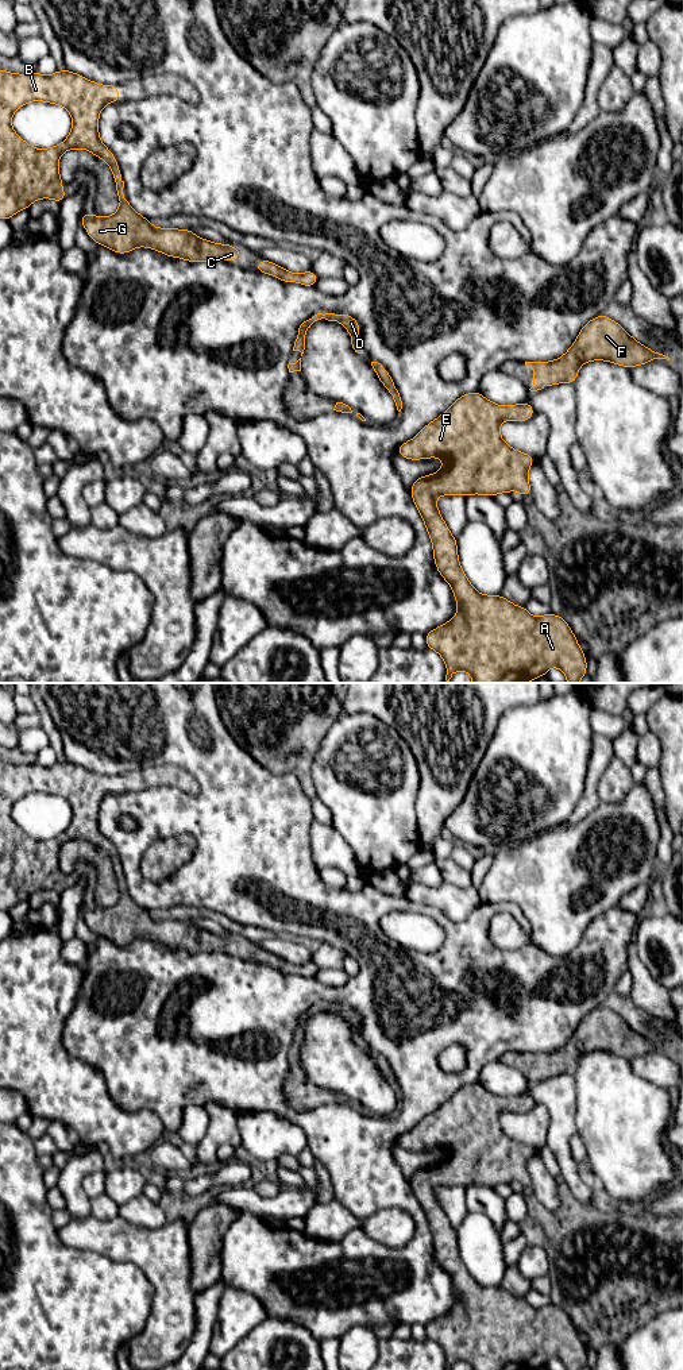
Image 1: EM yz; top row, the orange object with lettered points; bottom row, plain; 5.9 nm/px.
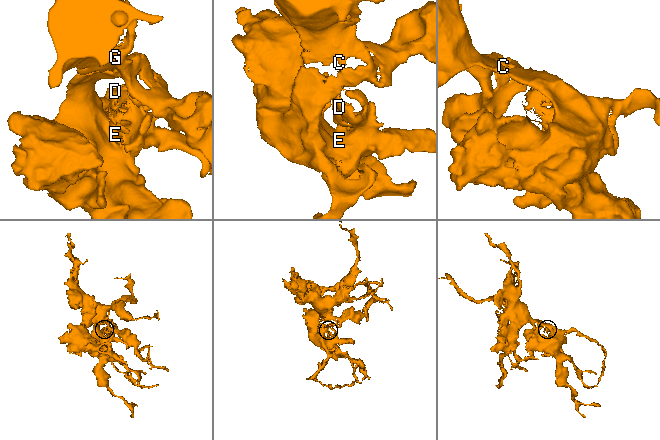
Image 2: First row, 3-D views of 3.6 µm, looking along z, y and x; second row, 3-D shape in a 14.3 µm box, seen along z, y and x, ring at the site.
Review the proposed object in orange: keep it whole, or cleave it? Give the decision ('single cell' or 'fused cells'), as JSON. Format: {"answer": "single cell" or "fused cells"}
{"answer": "single cell"}

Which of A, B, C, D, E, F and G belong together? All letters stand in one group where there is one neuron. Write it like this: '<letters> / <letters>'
A B C D E F G

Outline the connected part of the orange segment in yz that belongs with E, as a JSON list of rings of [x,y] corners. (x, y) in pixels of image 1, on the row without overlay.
[[[479,1083],[463,1085],[440,1108],[427,1115],[417,1127],[395,1142],[409,1151],[439,1147],[444,1155],[440,1162],[417,1169],[410,1185],[431,1228],[436,1259],[452,1278],[458,1293],[458,1305],[425,1325],[427,1339],[444,1350],[445,1370],[451,1370],[459,1361],[467,1362],[472,1370],[539,1370],[545,1367],[551,1358],[560,1359],[567,1370],[582,1370],[587,1363],[584,1343],[563,1308],[551,1303],[533,1308],[525,1297],[516,1297],[502,1286],[483,1286],[474,1280],[460,1258],[456,1230],[435,1192],[439,1186],[494,1188],[513,1181],[522,1188],[532,1186],[528,1162],[535,1147],[509,1138],[501,1128],[499,1115],[503,1111],[528,1112],[533,1105],[530,1093],[499,1097]]]

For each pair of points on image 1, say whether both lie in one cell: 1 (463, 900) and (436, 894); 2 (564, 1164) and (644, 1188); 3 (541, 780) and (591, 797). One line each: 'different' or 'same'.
1: same
2: different
3: different

